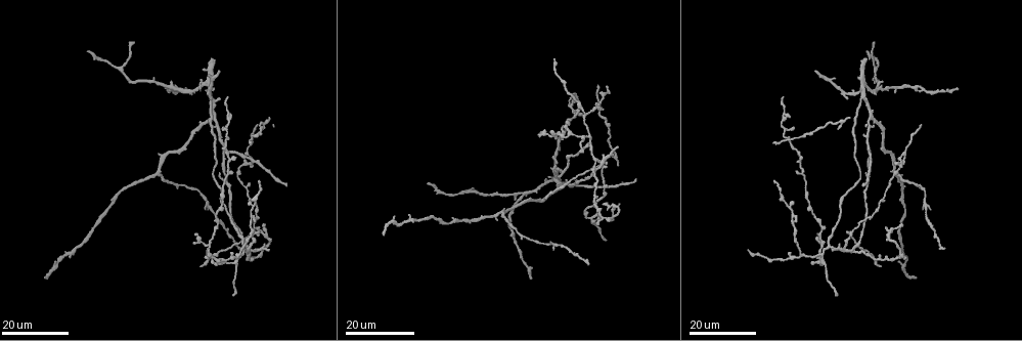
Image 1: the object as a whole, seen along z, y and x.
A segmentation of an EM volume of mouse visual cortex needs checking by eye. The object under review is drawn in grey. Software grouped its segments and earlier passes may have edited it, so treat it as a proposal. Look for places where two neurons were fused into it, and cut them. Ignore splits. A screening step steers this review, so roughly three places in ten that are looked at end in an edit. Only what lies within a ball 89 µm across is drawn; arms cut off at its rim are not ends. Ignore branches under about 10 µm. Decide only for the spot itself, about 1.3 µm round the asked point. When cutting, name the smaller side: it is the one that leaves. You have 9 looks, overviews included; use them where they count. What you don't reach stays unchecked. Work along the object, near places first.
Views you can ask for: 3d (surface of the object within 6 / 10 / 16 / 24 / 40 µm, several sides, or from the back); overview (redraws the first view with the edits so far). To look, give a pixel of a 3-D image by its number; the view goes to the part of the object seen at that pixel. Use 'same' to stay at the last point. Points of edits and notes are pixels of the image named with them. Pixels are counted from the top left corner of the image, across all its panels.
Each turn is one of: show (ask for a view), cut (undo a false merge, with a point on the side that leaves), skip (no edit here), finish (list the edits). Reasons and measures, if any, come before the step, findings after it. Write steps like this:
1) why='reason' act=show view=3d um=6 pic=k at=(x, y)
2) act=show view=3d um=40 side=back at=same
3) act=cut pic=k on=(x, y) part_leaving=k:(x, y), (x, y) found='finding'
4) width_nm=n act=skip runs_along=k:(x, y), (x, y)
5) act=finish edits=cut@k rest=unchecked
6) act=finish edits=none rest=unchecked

act=show view=3d um=16 pic=1 at=(210, 246)

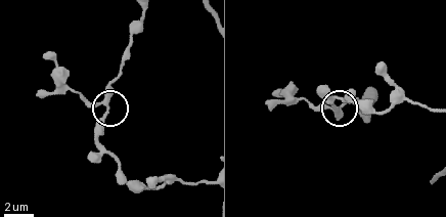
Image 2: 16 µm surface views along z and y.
act=show view=3d um=6 pic=2 at=(336, 106)

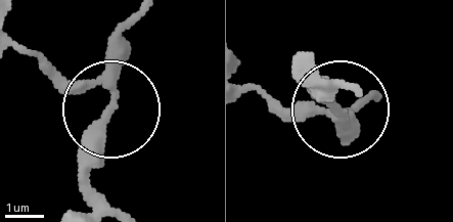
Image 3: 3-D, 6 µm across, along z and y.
arms=3 act=skip found='all the same neuron'

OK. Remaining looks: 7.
why='sudden change in width' act=show view=3d um=24 pic=1 at=(808, 199)

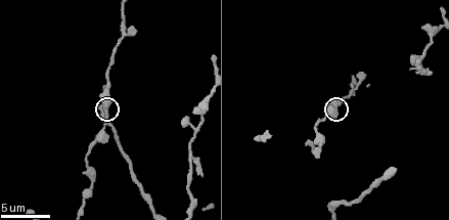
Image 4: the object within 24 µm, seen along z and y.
act=show view=3d um=10 pic=4 at=(106, 110)

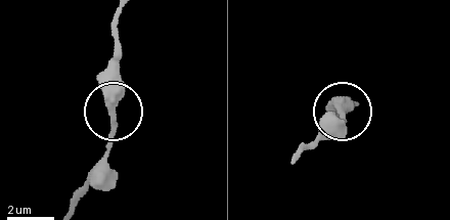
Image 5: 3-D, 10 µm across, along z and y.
width_nm=280 act=skip found='continuous, no second neuron'

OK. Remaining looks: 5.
why='three-way junction' act=show view=3d um=24 pic=1 at=(588, 135)

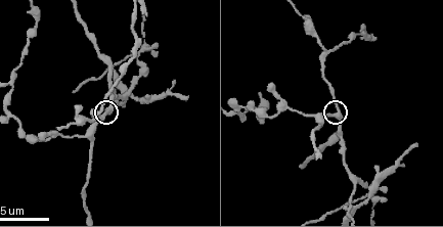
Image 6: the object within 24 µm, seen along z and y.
why='closer look' act=show view=3d um=6 pic=6 at=(109, 111)

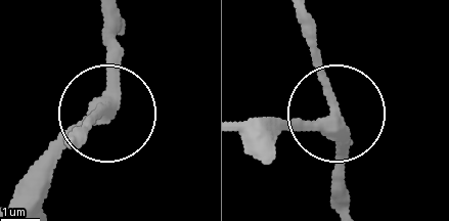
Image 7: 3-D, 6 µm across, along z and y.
side_arm_um=36 act=skip runs_along=7:(350, 204), (340, 116), (308, 17) found='continuous, no second neuron'

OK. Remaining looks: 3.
why='side arm on a straight run' act=show view=3d um=10 pic=6 at=(364, 197)

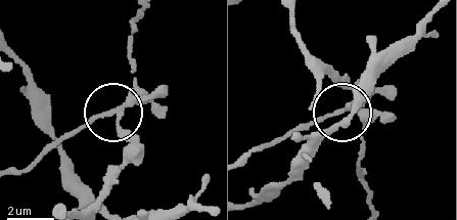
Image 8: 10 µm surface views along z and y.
width_nm=160 act=cut pic=8 on=(158, 97) part_leaving=8:(123, 104), (65, 132), (18, 169) found='two neurons meet here'

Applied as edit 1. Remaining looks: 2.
act=finish edits=cut@8 rest=unchecked

